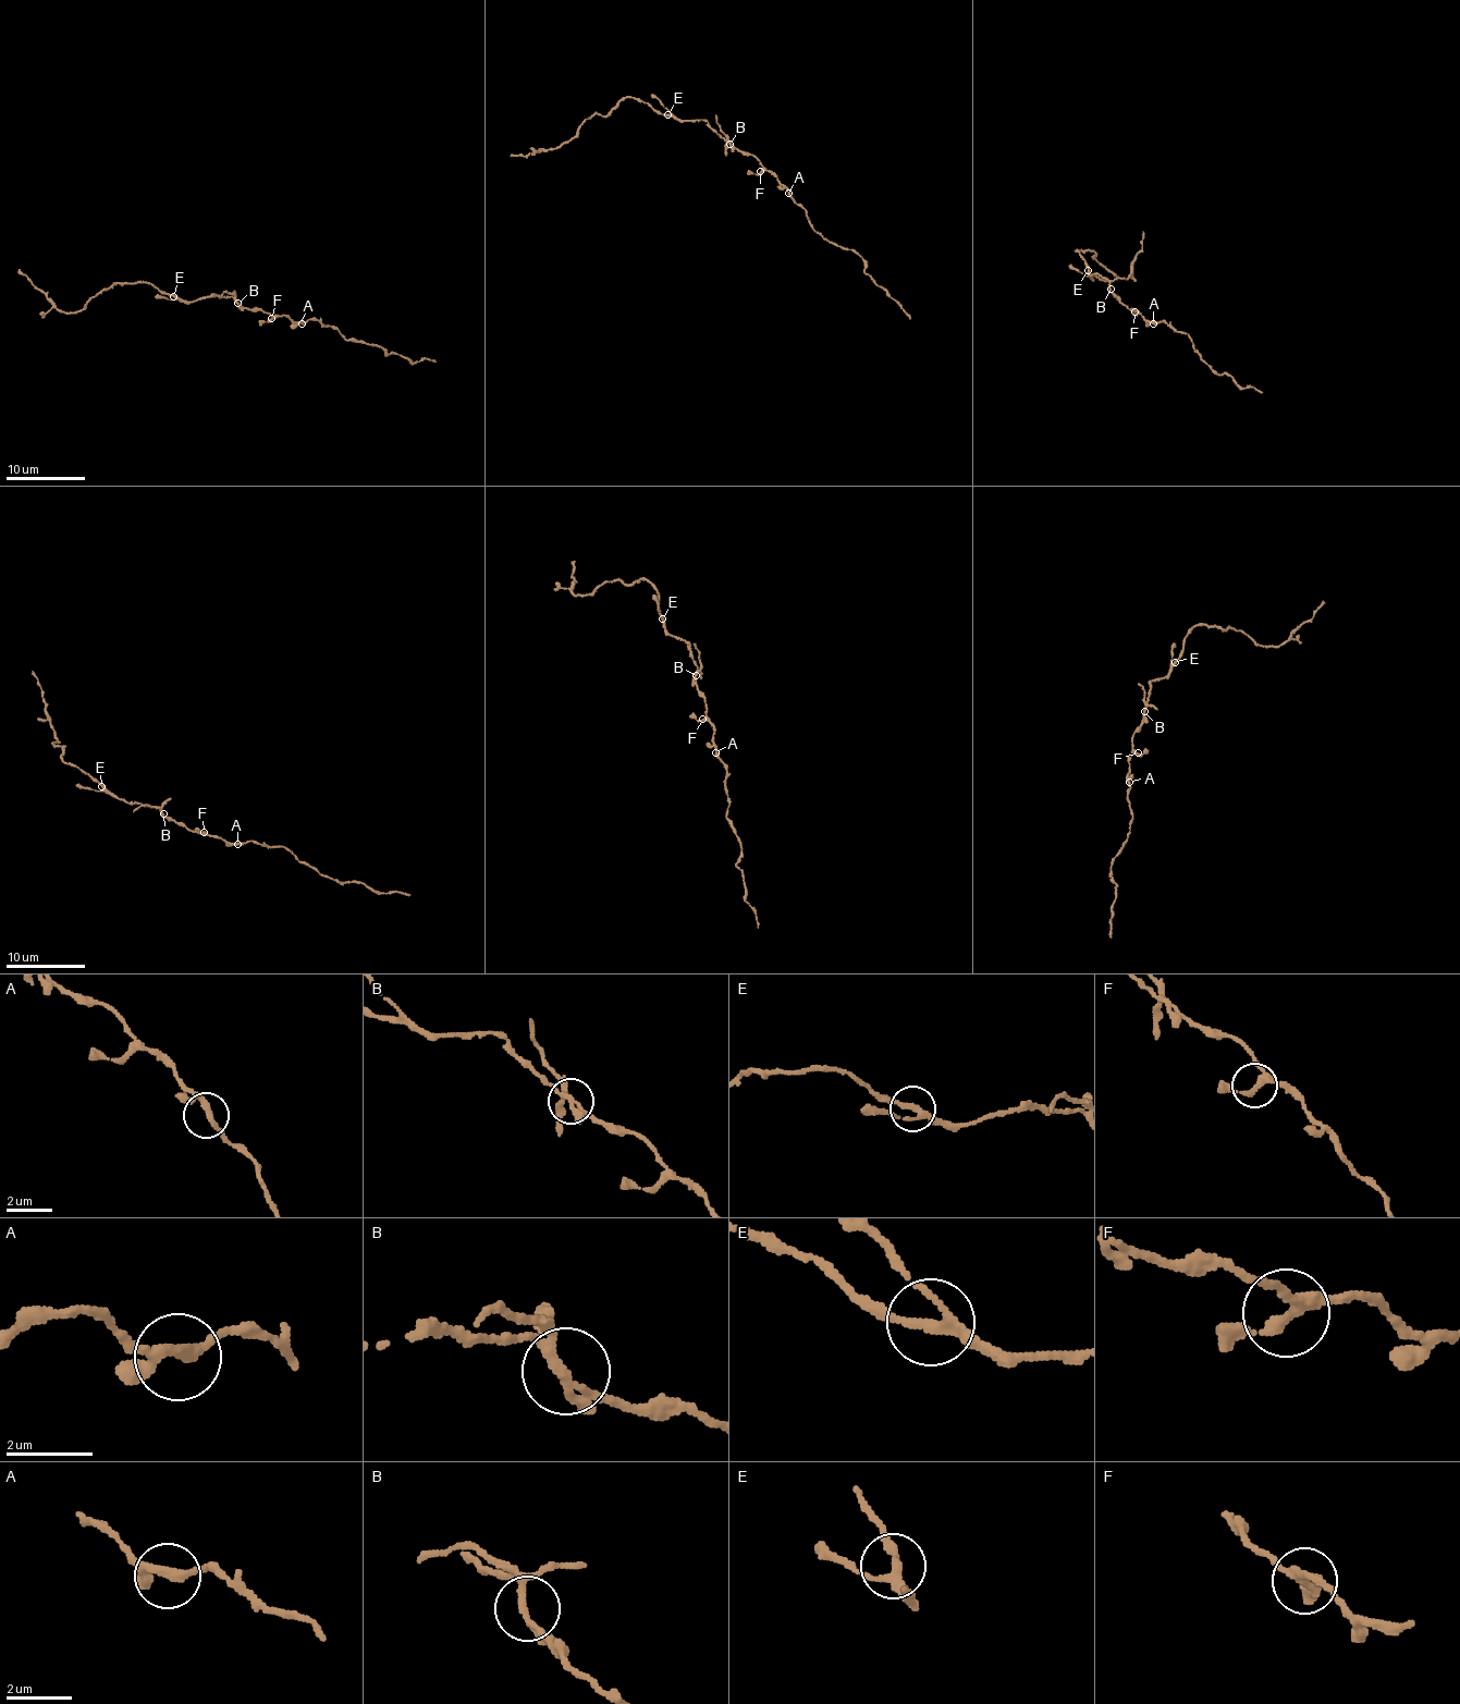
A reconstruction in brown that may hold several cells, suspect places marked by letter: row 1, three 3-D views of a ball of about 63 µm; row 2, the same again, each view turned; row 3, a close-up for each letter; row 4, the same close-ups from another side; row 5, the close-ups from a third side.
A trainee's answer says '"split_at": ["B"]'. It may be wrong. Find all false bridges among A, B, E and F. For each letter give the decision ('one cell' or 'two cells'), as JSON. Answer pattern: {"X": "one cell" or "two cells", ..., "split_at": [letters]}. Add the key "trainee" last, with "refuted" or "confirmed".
{"A": "one cell", "B": "two cells", "E": "one cell", "F": "one cell", "split_at": ["B"], "trainee": "confirmed"}

